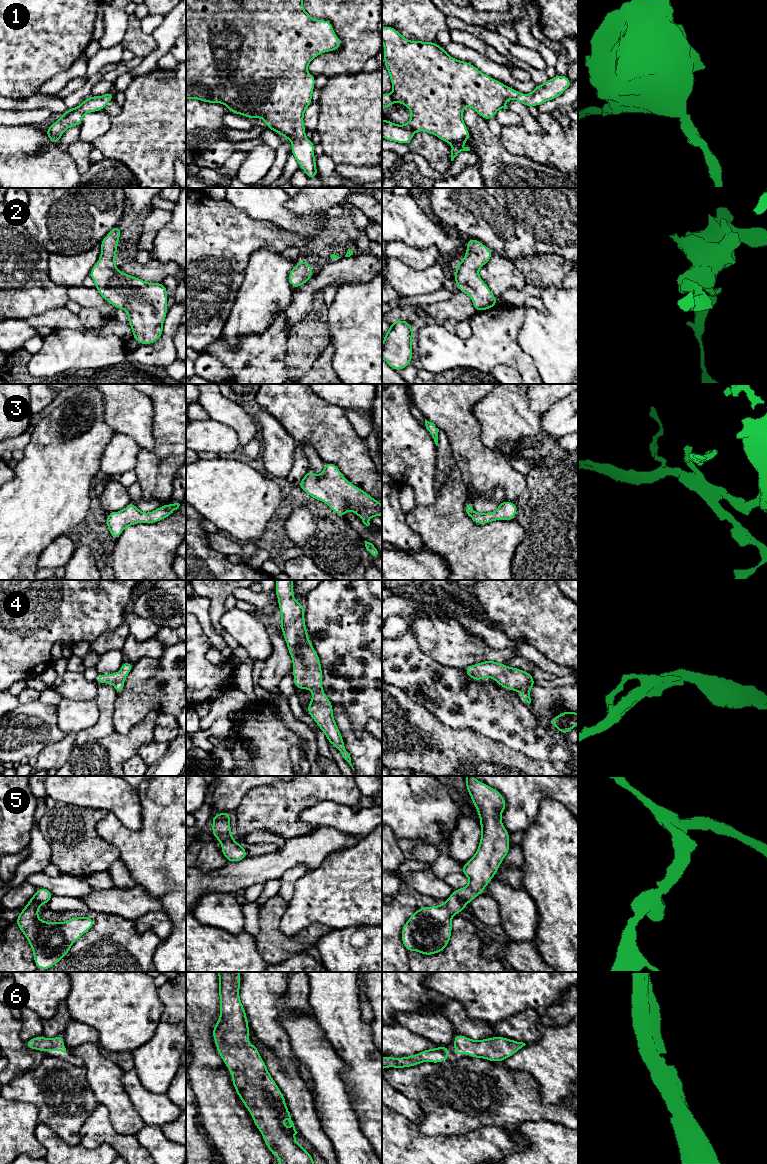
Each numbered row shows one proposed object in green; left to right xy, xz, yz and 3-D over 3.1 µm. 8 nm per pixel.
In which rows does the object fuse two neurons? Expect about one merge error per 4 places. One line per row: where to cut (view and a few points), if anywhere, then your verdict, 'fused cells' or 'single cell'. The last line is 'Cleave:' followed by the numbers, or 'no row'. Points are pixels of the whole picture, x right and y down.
1: no cut; single cell
2: no cut; single cell
3: no cut; single cell
4: no cut; single cell
5: no cut; single cell
6: no cut; single cell
Cleave: no row

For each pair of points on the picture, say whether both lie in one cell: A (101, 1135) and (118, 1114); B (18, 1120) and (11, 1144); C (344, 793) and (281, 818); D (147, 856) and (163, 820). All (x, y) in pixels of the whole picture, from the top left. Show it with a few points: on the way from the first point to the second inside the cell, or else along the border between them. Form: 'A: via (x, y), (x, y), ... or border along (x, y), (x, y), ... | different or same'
A: border along (98, 1103), (107, 1108), (111, 1125), (130, 1135) | different
B: via (12, 1126), (11, 1138) | same
C: via (328, 793), (306, 793), (297, 802) | same
D: via (156, 847), (163, 840), (163, 829) | same

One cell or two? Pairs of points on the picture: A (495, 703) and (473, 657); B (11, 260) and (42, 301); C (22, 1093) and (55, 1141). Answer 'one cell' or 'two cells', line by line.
A: two cells
B: one cell
C: two cells

